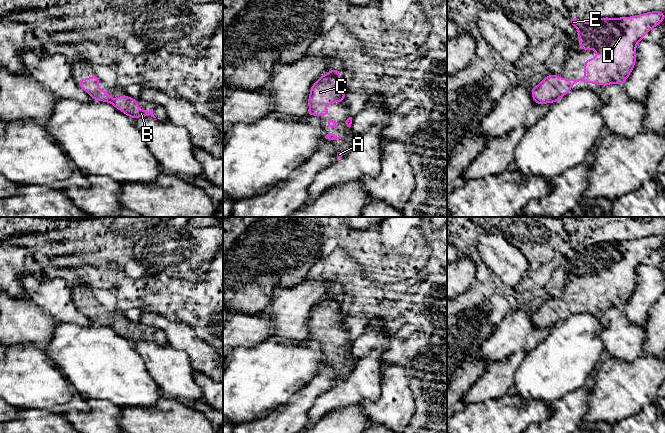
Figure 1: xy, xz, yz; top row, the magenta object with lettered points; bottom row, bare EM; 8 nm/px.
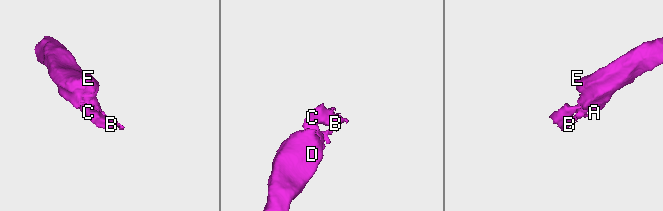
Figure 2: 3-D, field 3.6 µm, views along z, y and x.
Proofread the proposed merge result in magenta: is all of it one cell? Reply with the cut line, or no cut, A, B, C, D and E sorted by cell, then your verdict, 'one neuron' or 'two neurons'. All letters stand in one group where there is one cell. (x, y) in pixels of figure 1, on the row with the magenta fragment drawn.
no cut; A B C D E; one neuron

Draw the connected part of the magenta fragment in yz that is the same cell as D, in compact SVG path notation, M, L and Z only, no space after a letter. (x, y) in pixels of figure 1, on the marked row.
M652 11L632 17L601 18L582 22L572 17L570 24L578 29L579 47L596 50L595 59L584 64L584 79L563 79L550 74L531 89L535 103L554 103L572 90L573 83L623 85L636 63L636 45L653 27L665 19L664 13Z

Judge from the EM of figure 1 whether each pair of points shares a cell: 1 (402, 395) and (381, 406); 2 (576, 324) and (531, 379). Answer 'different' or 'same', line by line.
1: same
2: same

